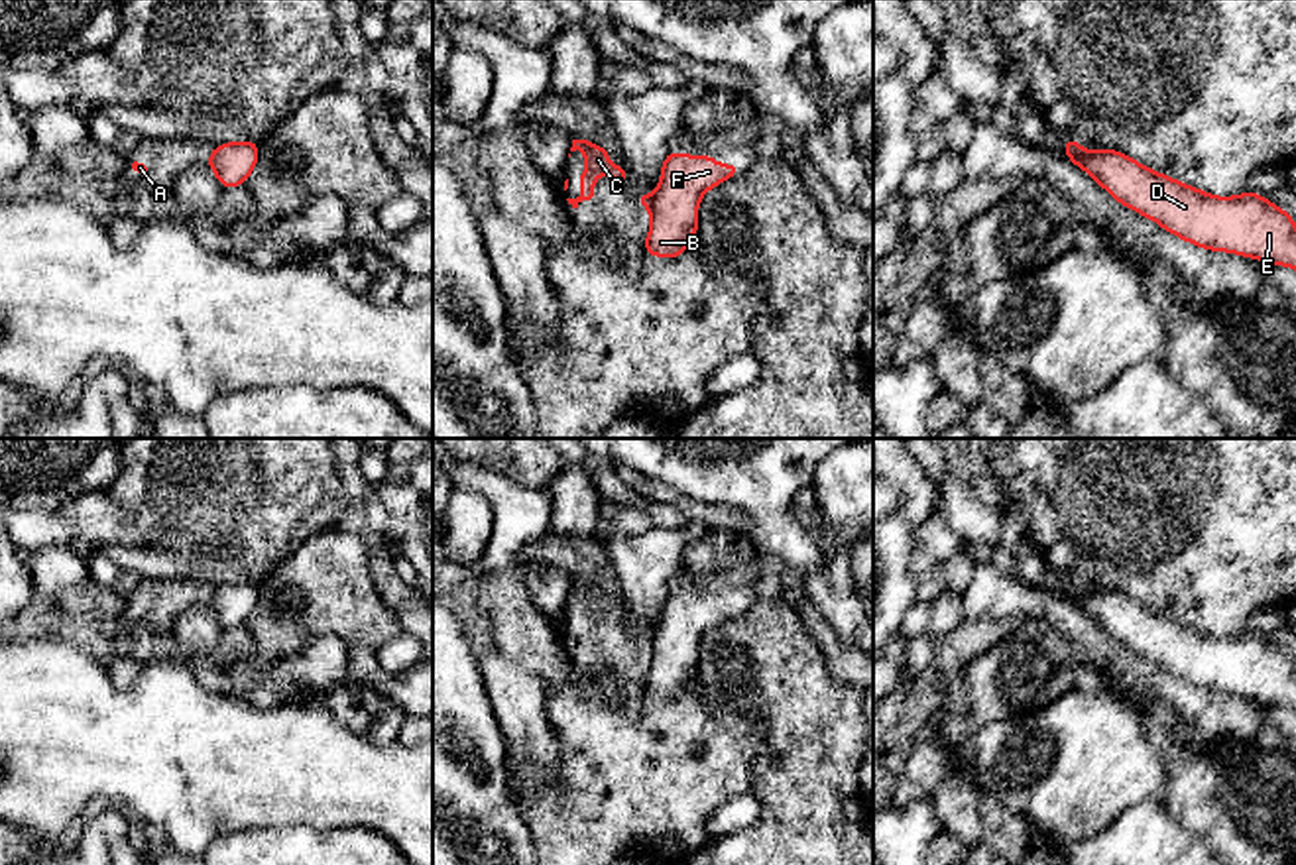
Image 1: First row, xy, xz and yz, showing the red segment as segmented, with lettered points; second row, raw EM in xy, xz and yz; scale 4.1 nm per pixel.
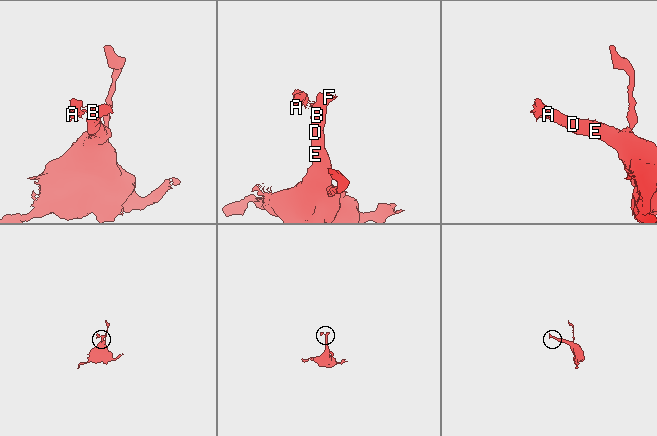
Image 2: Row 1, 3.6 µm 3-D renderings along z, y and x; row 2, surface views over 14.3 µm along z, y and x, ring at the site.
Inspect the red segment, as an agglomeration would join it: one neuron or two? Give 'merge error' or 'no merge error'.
merge error

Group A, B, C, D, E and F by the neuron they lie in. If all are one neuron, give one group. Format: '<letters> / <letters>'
A C / B D E F

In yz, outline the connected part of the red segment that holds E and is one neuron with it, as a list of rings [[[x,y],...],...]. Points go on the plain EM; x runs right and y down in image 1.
[[[1115,590],[1088,592],[1072,604],[1117,643],[1198,688],[1296,710],[1294,659],[1267,637],[1249,631],[1215,637]]]

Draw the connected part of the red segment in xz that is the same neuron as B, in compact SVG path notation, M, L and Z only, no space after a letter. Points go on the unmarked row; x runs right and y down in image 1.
M669 592L653 637L645 694L678 698L698 674L698 645L706 631L739 613L736 604L722 606L710 596Z

